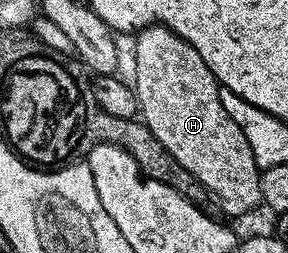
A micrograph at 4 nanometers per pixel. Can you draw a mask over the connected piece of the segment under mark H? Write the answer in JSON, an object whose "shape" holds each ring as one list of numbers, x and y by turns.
{"shape":[[147,25,133,38,134,81,141,120,204,187,230,217,242,217,262,205,260,166,244,139,244,131,232,123,220,103,219,83,204,63,200,51,165,25]]}

